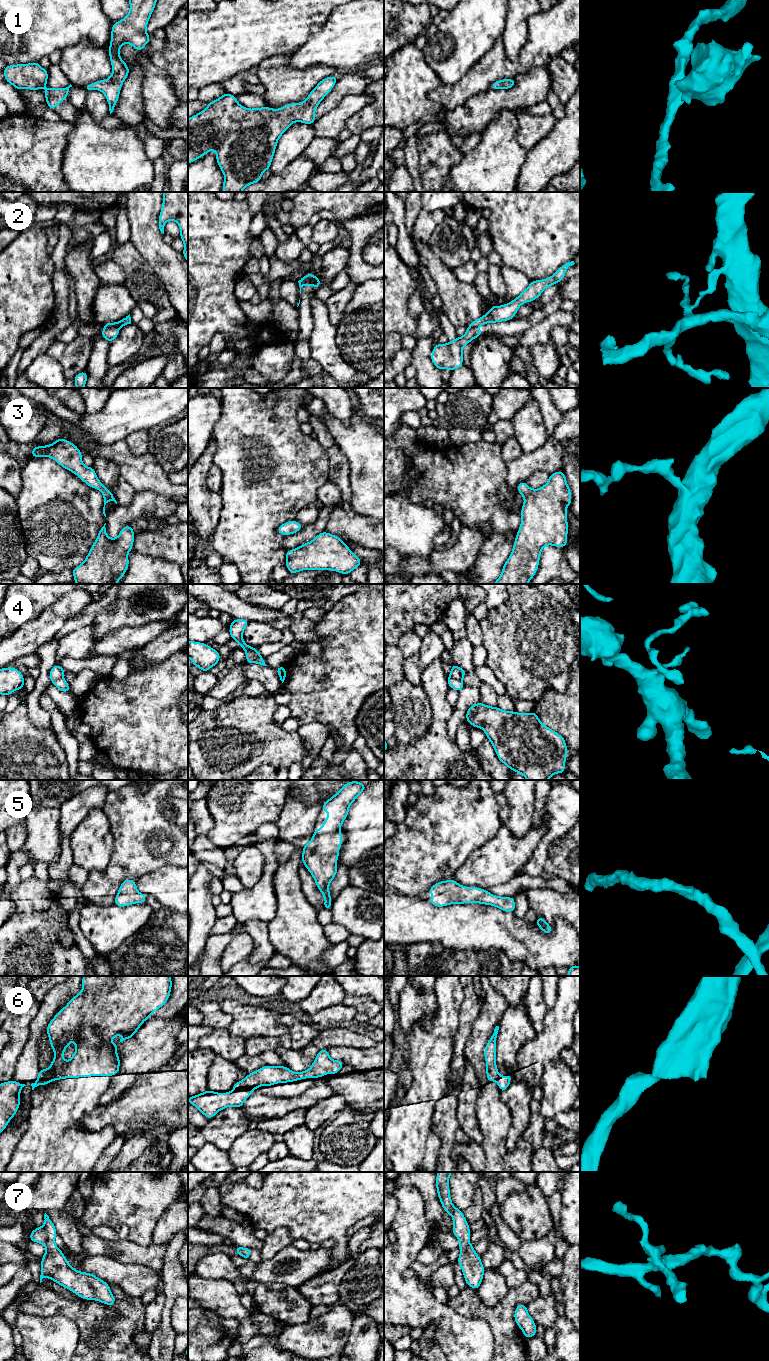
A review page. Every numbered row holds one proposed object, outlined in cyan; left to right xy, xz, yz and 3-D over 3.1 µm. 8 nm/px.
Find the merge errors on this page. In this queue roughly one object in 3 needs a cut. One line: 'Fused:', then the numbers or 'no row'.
Fused: 2, 4, 6

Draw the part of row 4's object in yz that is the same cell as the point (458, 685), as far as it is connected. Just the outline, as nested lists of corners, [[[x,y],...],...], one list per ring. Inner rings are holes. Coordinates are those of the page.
[[[448,678],[448,687],[453,688],[453,689],[461,692],[464,687],[464,684],[463,684],[462,680]]]

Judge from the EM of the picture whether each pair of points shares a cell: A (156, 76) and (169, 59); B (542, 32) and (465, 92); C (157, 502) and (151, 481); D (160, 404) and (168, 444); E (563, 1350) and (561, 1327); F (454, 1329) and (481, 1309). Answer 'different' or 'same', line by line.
A: different
B: same
C: different
D: different
E: same
F: different

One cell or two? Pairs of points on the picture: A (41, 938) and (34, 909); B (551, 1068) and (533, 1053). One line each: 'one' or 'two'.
A: one
B: two

